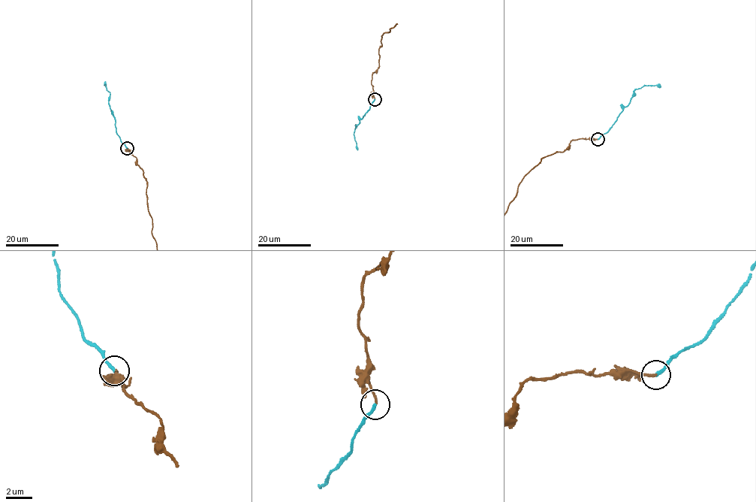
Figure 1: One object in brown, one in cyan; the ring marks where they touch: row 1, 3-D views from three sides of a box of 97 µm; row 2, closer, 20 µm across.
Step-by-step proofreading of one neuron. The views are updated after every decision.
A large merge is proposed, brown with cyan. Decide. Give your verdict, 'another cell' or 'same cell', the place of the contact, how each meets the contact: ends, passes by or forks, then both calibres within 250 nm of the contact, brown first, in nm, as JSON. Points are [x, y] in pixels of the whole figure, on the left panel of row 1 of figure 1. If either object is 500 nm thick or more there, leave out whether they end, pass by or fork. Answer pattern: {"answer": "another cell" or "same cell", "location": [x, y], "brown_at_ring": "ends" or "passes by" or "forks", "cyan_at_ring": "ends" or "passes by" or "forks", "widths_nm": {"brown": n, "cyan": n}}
{"answer": "another cell", "location": [127, 148], "brown_at_ring": "ends", "cyan_at_ring": "ends", "widths_nm": {"brown": 160, "cyan": 240}}

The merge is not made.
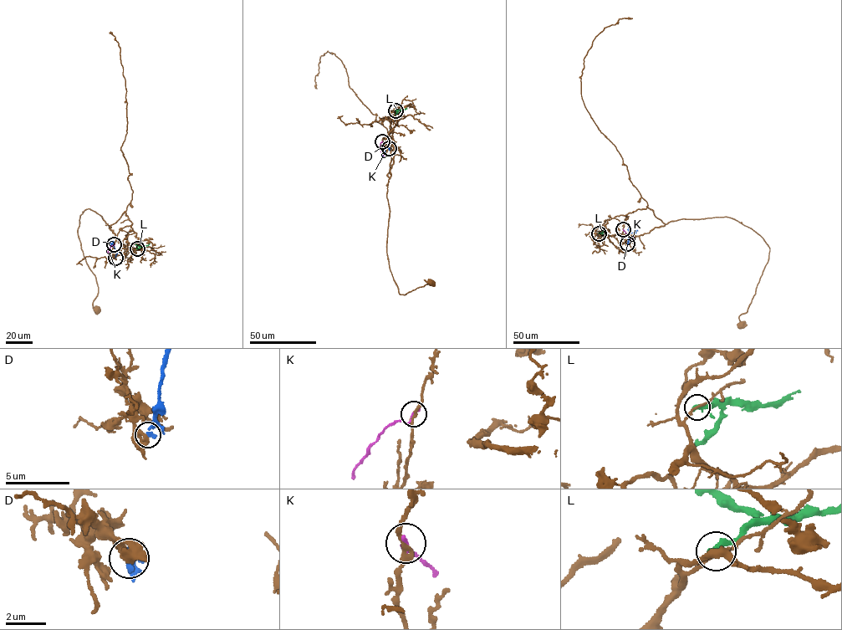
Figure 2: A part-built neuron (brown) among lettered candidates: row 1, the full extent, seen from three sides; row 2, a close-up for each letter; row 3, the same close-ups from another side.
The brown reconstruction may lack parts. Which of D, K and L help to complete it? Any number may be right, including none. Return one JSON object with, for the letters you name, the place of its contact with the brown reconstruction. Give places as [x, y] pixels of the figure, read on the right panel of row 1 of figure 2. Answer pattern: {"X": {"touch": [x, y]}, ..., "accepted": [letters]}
{"accepted": []}

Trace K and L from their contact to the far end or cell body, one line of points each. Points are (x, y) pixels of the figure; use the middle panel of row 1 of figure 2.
K: (382, 141), (380, 148), (384, 155)
L: (395, 110), (406, 108)

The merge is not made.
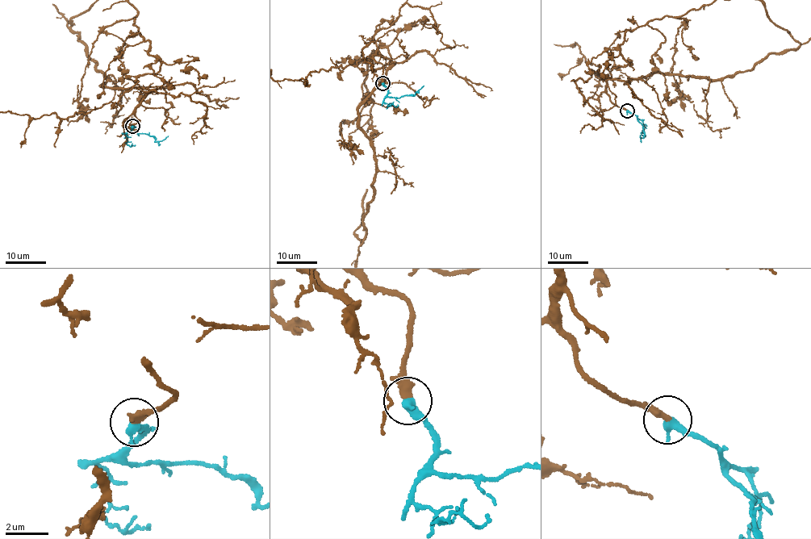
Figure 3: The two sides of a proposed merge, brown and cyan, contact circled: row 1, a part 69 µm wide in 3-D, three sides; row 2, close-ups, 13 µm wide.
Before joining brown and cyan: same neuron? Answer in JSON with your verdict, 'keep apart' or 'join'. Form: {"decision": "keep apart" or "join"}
{"decision": "join"}

